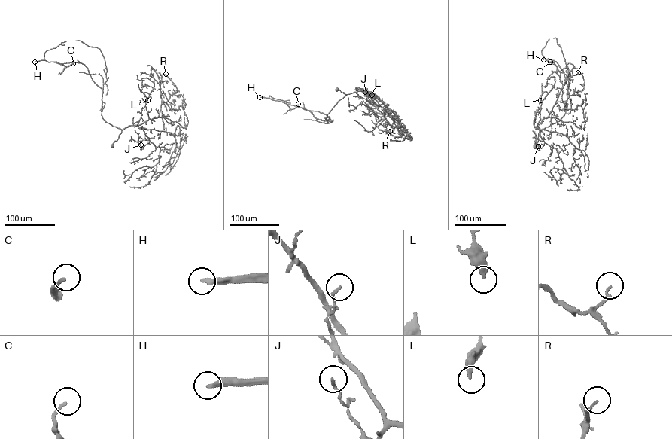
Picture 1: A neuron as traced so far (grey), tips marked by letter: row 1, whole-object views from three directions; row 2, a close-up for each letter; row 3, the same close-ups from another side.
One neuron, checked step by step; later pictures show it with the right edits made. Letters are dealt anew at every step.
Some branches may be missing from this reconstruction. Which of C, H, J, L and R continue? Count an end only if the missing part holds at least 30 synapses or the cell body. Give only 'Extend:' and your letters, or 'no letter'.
Extend: H

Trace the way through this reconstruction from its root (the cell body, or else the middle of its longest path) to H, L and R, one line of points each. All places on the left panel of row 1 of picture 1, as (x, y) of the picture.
H: (112, 145), (122, 129), (102, 117), (102, 89), (92, 80), (85, 65), (78, 62), (34, 62)
L: (112, 145), (122, 129), (129, 126), (140, 125), (148, 119), (145, 104), (149, 94), (144, 92), (147, 100)
R: (112, 145), (122, 129), (158, 116), (161, 100), (159, 81), (161, 75), (165, 74)

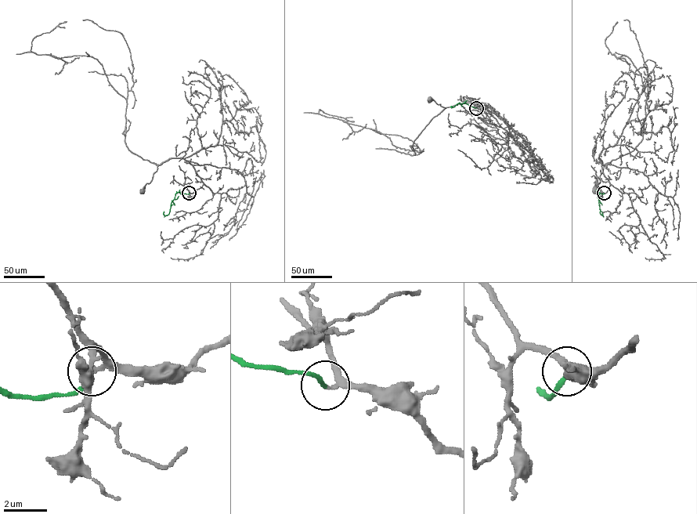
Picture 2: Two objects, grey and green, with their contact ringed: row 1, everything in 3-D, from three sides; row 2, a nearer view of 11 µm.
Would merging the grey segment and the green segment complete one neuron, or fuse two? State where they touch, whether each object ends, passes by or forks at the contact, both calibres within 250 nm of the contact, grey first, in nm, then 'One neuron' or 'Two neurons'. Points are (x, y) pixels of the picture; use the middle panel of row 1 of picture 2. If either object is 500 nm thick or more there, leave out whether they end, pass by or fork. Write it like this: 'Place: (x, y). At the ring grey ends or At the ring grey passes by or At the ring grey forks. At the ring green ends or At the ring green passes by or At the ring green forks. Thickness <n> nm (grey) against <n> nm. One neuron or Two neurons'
Place: (476, 108). At the ring grey passes by. At the ring green ends. Thickness 160 nm (grey) against 190 nm. One neuron

